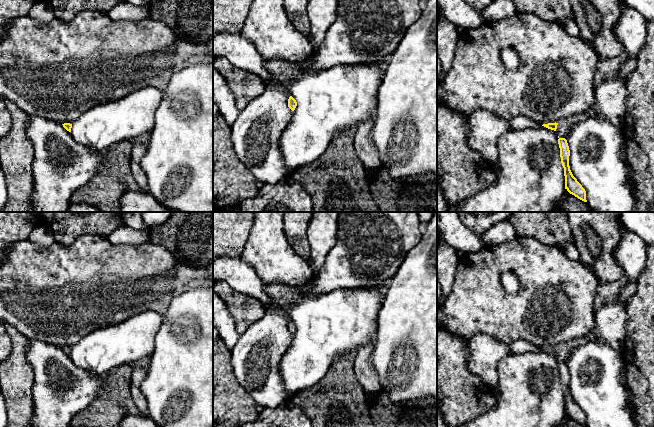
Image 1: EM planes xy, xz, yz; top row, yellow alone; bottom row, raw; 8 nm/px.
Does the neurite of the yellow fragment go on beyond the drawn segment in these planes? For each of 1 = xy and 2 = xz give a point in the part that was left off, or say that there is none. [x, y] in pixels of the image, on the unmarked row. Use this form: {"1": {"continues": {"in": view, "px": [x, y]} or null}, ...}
{"1": {"continues": null}, "2": {"continues": null}}

